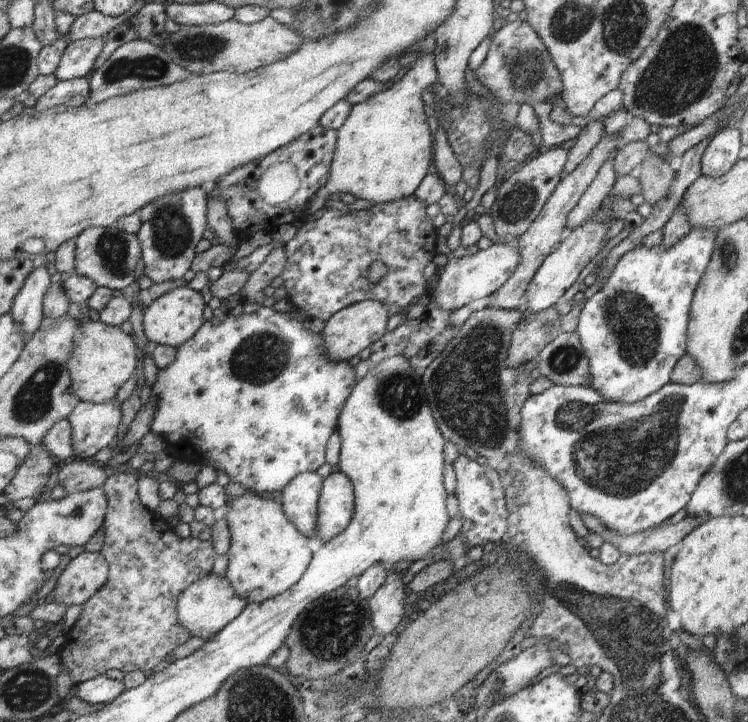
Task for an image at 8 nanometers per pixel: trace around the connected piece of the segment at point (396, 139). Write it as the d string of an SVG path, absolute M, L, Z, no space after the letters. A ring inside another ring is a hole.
M429 33L418 42L420 57L405 75L394 85L371 95L363 102L357 103L351 109L345 124L337 130L338 143L331 165L331 172L327 184L324 186L327 194L350 193L357 198L387 204L403 197L415 195L431 168L431 152L433 152L433 136L427 124L423 92L430 90L431 84L438 82L438 68L436 65L436 36Z

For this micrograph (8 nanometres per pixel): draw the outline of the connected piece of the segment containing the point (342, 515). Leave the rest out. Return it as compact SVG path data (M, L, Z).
M342 471L331 473L323 480L320 498L318 544L329 542L351 525L356 512L354 484Z

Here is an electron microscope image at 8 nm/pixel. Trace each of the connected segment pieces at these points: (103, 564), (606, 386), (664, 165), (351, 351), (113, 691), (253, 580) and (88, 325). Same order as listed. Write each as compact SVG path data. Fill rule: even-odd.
M83 551L70 560L67 570L56 580L57 600L62 604L85 605L105 584L110 576L110 565L102 553Z
M691 229L684 237L681 237L677 243L671 248L664 249L663 247L649 247L637 244L631 247L631 250L625 252L614 266L614 271L607 279L605 286L601 291L589 295L579 315L580 321L576 333L580 336L585 352L590 358L590 365L594 382L591 386L599 389L609 400L619 401L620 403L632 403L636 400L644 399L647 395L658 391L661 387L670 382L670 375L673 368L677 366L680 356L686 352L686 338L687 338L687 321L689 314L690 302L692 299L692 292L702 275L703 269L707 266L707 261L710 259L710 254L714 243L715 229Z
M649 153L639 162L633 174L641 186L644 202L653 207L653 204L657 204L669 192L674 166L663 158Z
M365 300L341 310L327 320L321 334L323 342L325 342L327 358L331 358L333 362L349 362L353 356L358 356L365 348L370 348L375 342L383 339L387 333L389 318L387 306L379 300Z
M98 675L96 678L80 683L77 688L76 695L88 704L109 704L113 700L119 698L127 691L123 682L117 682L109 676Z
M248 491L241 497L233 498L225 515L232 533L225 576L235 594L247 604L271 600L295 587L309 568L315 549L310 538L299 532L299 528L287 518L281 501L253 493Z
M90 319L81 322L79 334L75 336L75 354L69 360L69 372L74 385L72 392L81 401L93 404L111 402L125 382L139 378L141 352L133 335L126 334L119 326L109 326Z

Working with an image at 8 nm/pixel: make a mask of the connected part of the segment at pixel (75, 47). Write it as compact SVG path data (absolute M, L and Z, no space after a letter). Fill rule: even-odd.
M105 37L70 42L54 75L60 81L89 77L105 46Z

